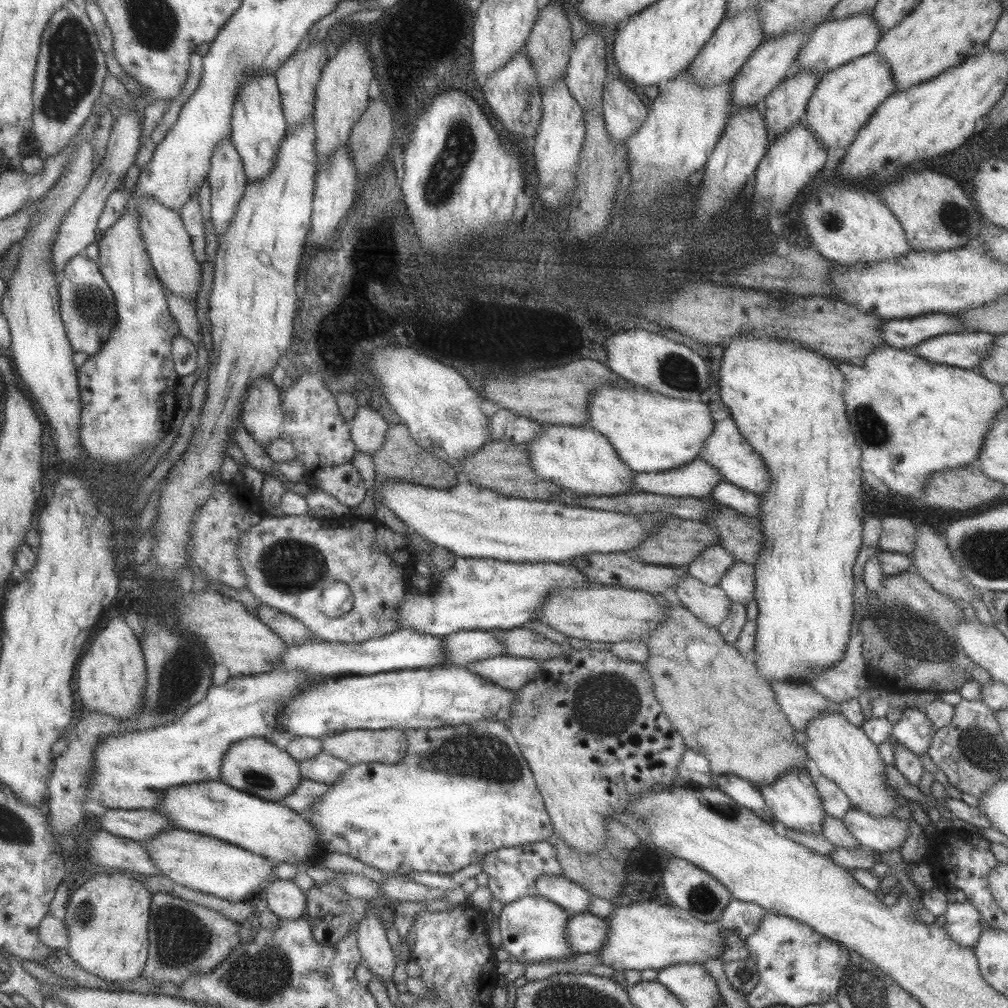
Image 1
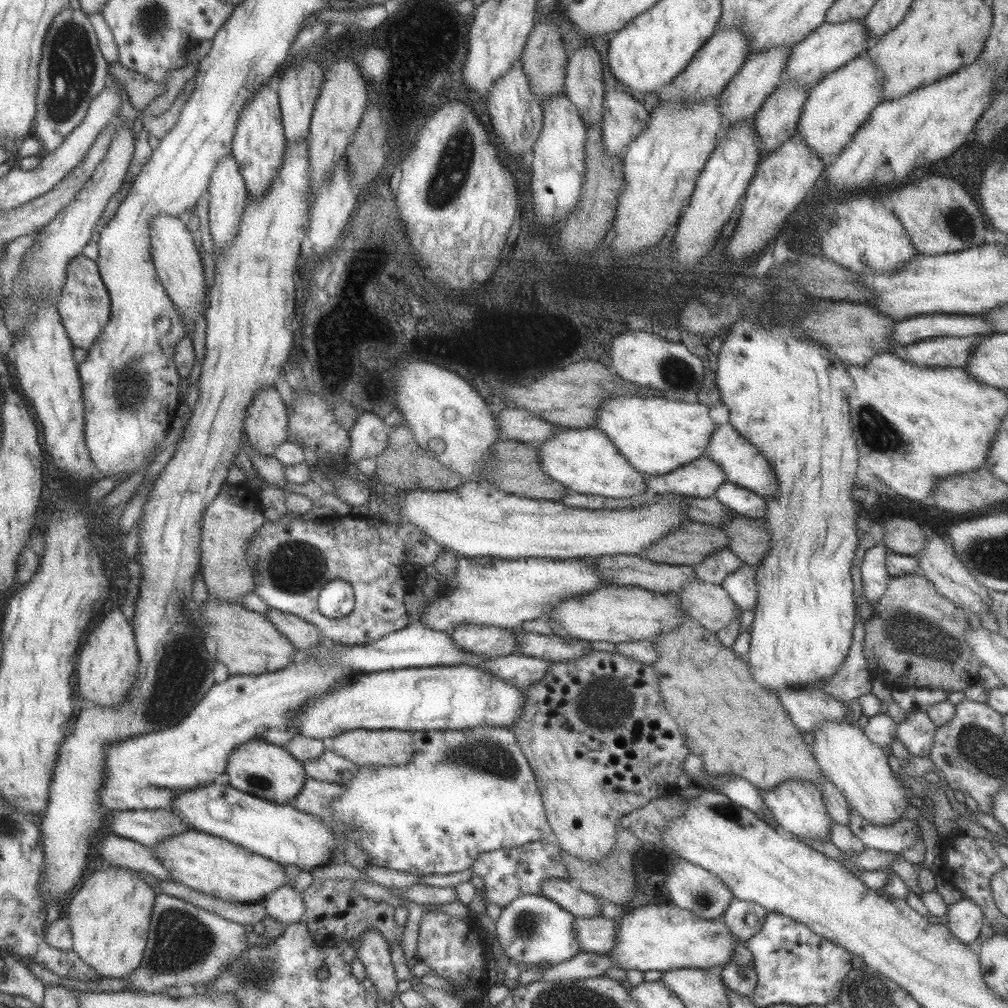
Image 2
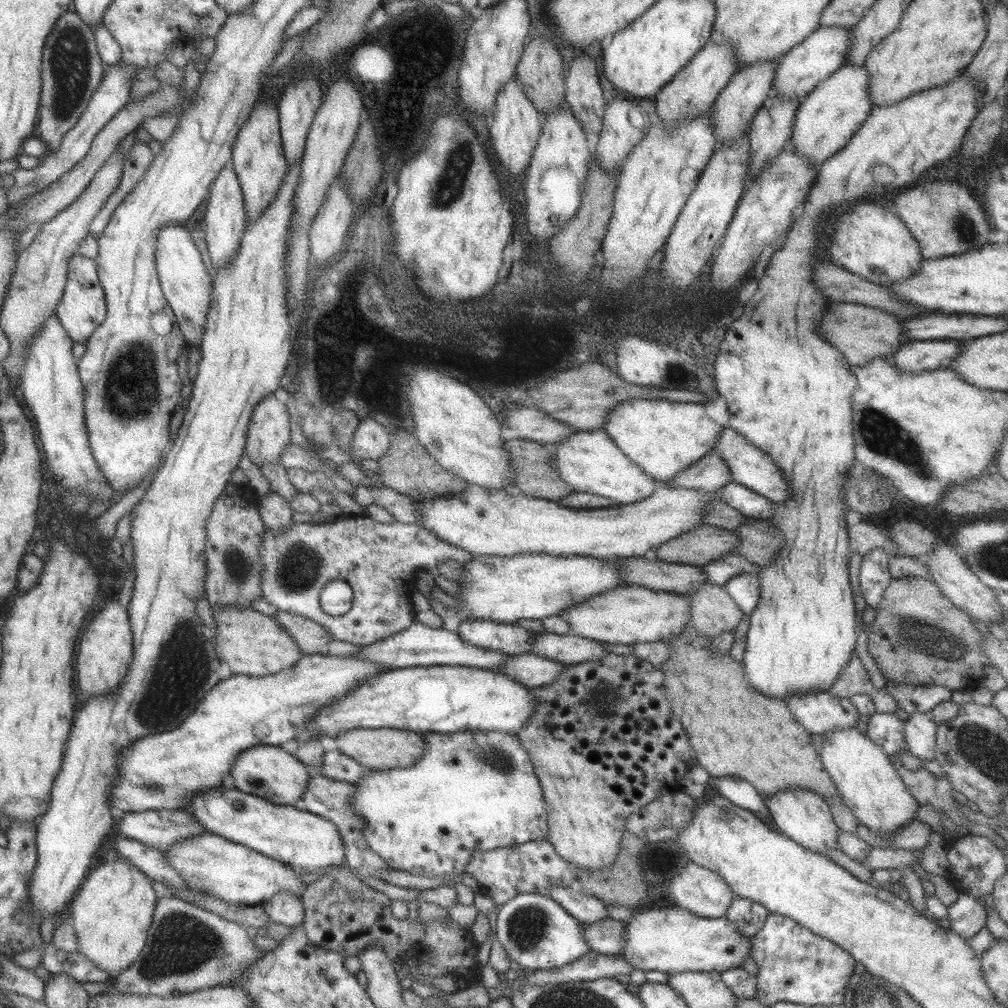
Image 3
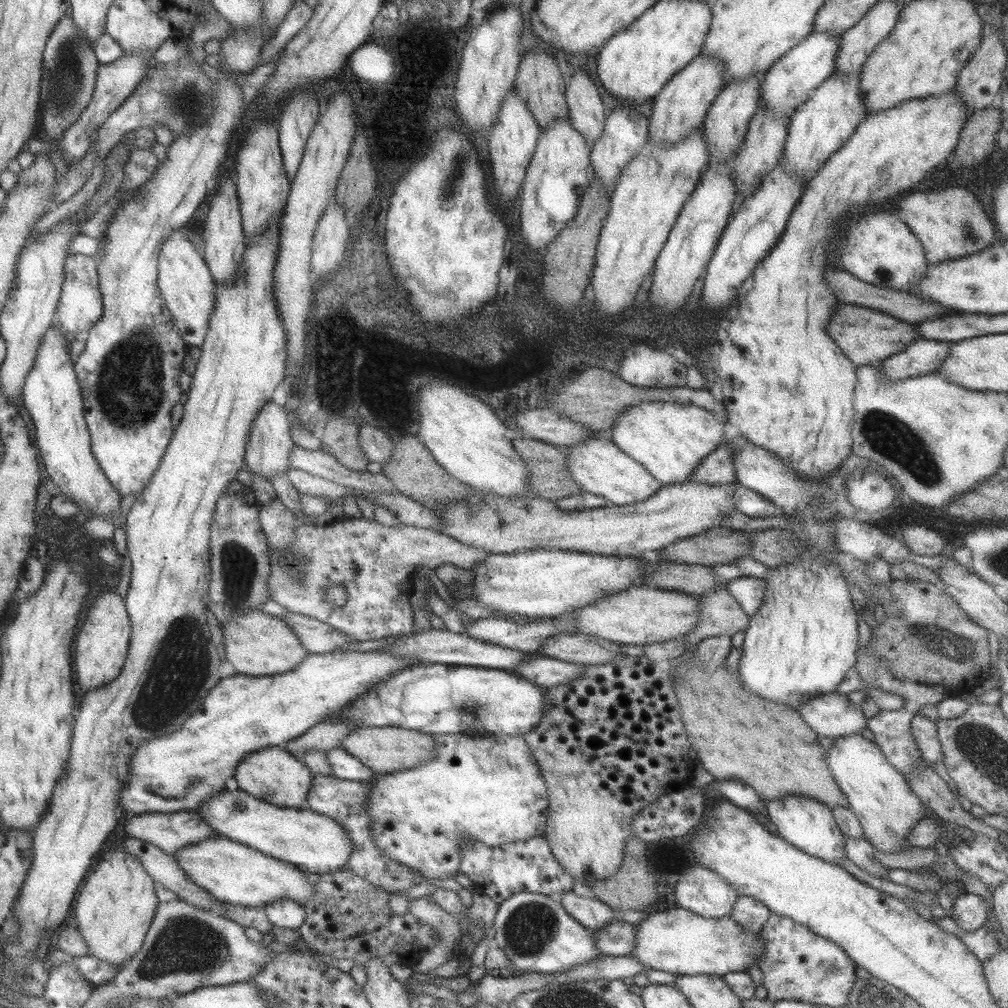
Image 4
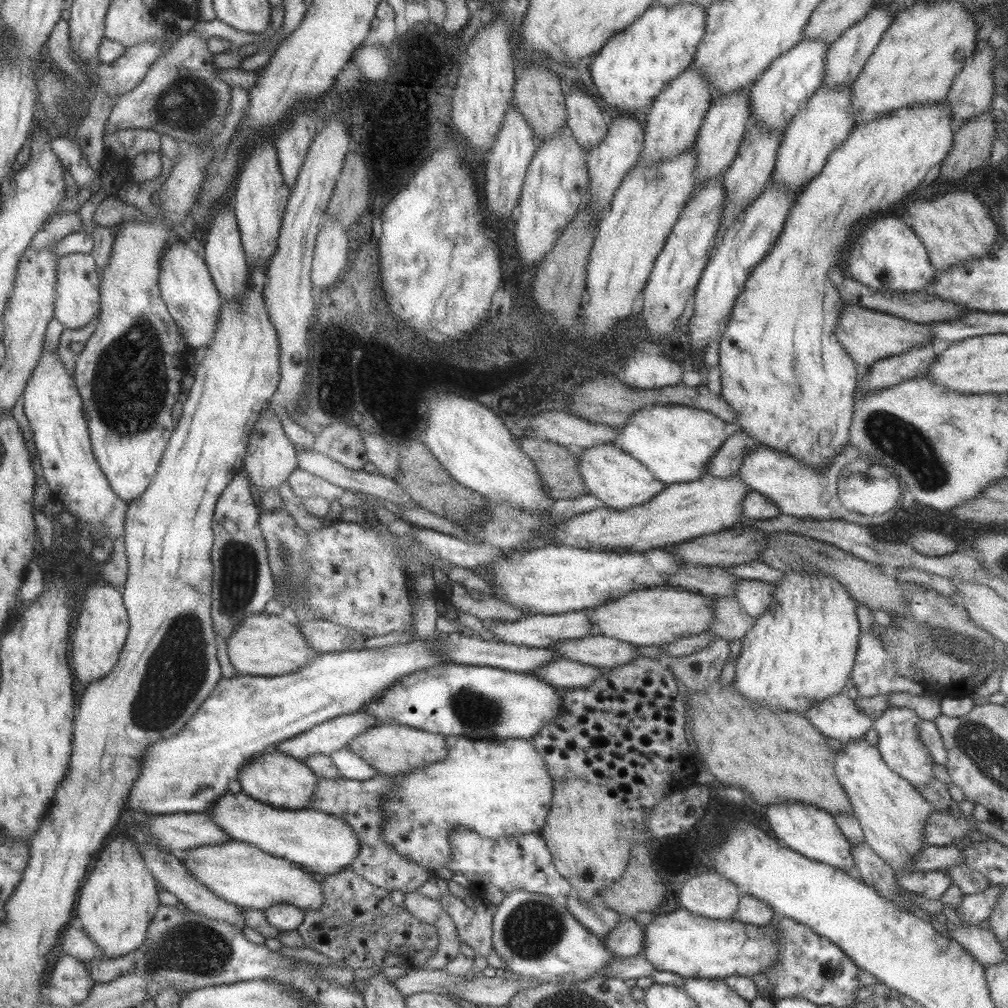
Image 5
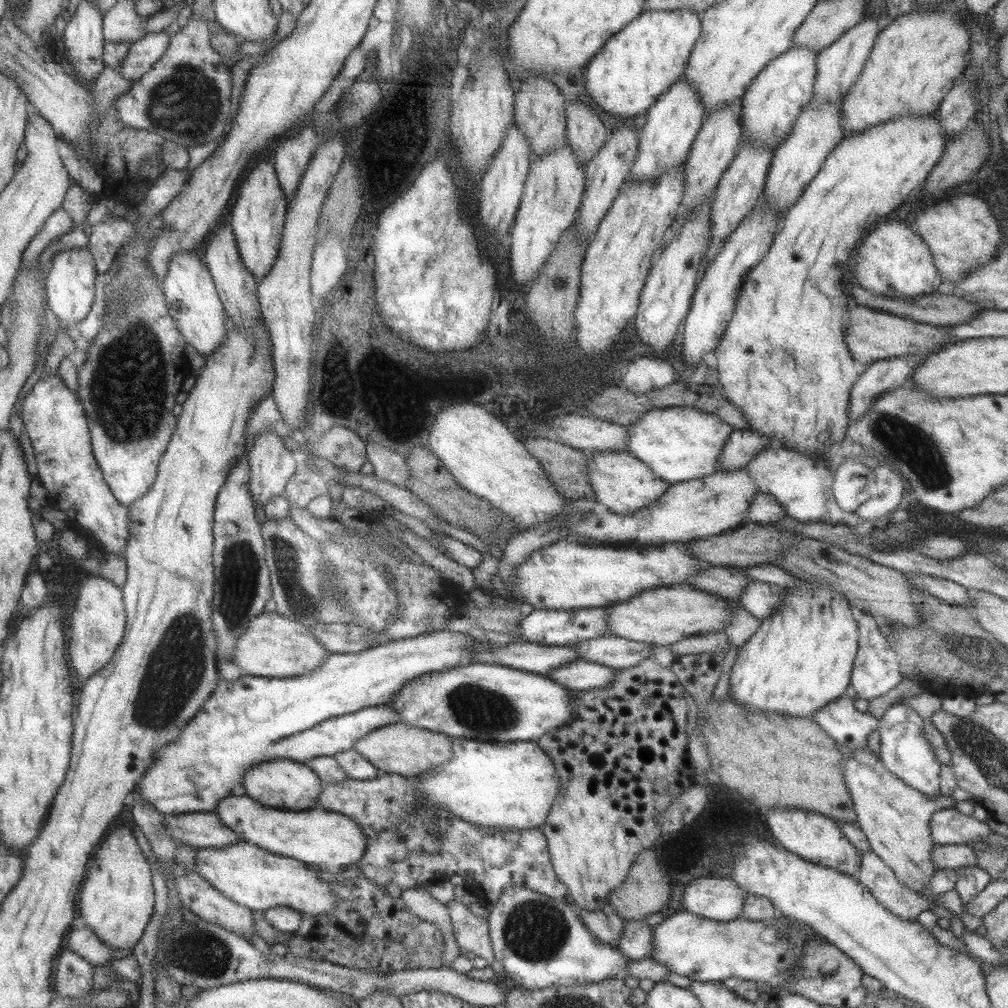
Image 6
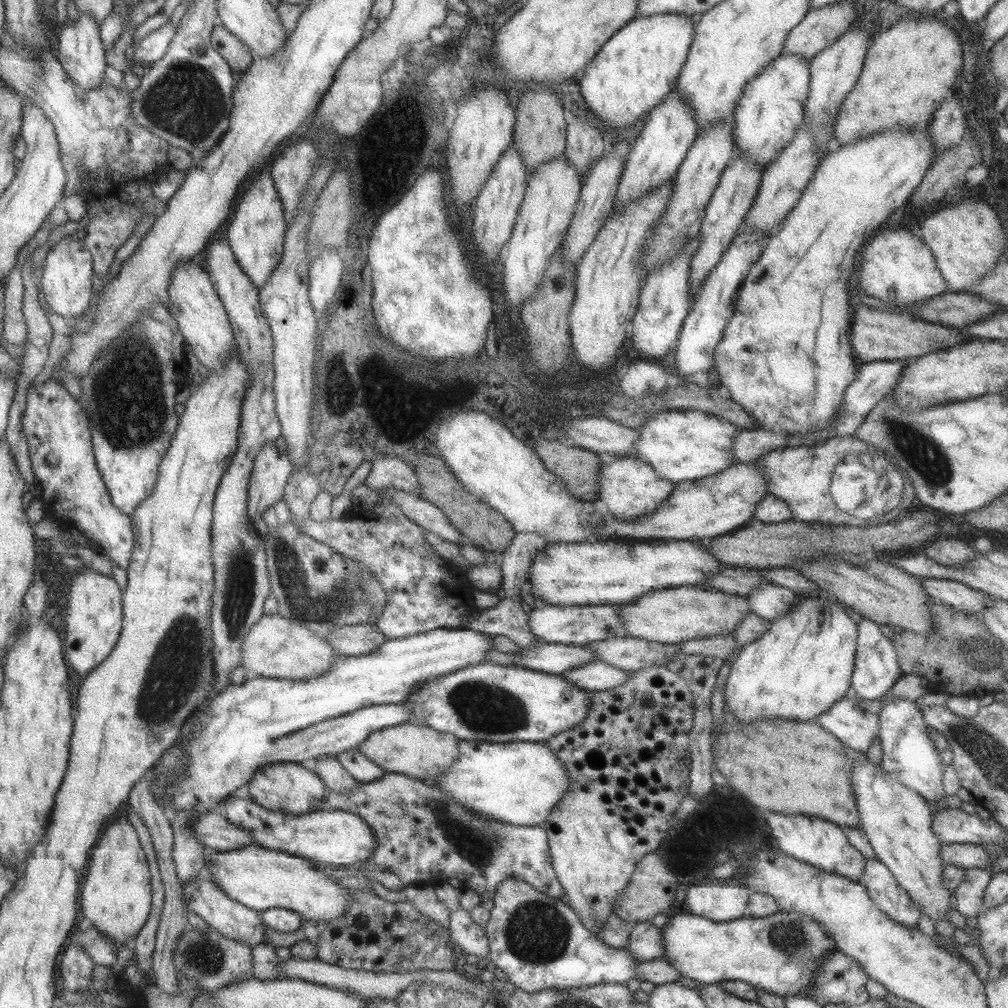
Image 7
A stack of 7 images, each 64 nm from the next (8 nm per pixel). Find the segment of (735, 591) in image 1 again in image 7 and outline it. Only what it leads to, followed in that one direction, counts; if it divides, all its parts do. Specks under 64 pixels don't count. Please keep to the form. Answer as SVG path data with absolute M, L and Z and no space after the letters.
M766 581L745 597L748 598L751 613L771 621L785 616L788 610L794 608L798 593Z

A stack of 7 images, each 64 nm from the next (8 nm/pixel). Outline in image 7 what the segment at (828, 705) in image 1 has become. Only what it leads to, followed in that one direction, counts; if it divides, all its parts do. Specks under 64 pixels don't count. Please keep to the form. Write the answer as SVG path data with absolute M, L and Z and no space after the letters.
M845 696L841 697L835 702L826 712L823 712L819 717L814 720L823 730L829 732L835 740L839 740L839 743L846 750L853 750L856 752L865 753L867 748L871 746L871 742L875 737L878 737L879 724L878 714L871 706L861 710L856 705L856 701L849 699Z

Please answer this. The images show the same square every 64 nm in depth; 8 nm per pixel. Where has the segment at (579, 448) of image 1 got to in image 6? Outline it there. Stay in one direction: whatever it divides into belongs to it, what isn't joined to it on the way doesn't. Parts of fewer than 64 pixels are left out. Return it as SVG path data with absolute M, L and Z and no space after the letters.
M602 450L593 452L588 460L588 477L594 490L595 501L607 506L610 512L619 515L633 513L657 500L670 484L654 475L642 461L627 450Z

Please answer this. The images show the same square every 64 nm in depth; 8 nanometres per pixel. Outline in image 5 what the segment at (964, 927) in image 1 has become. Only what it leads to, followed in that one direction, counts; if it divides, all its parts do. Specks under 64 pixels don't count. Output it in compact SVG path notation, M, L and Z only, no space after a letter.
M988 885L983 892L963 894L956 914L965 926L977 926L981 920L985 920L992 911L1002 885Z

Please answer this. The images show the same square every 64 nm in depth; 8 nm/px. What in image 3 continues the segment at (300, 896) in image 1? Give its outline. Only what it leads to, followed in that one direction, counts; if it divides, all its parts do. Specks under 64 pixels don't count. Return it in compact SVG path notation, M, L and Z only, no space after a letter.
M274 894L262 907L270 922L286 927L300 926L304 919L302 899L293 894Z

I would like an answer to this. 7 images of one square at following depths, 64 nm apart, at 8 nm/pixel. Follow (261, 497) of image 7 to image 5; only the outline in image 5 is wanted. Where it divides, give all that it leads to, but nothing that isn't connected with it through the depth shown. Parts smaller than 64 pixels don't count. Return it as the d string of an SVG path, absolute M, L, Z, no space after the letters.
M268 412L254 423L254 428L249 433L242 467L250 478L253 490L264 492L264 490L277 489L282 482L288 480L288 476L297 468L297 458L297 452L292 442L283 434L278 418L272 412Z

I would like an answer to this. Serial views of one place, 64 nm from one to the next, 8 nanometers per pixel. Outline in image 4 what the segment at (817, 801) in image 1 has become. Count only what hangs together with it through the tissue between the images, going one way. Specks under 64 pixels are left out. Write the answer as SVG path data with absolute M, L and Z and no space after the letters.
M788 794L781 798L774 798L766 801L767 814L771 820L775 833L799 851L823 860L827 863L841 864L845 859L845 850L843 850L844 834L837 828L834 821L832 810L809 798L799 794Z

